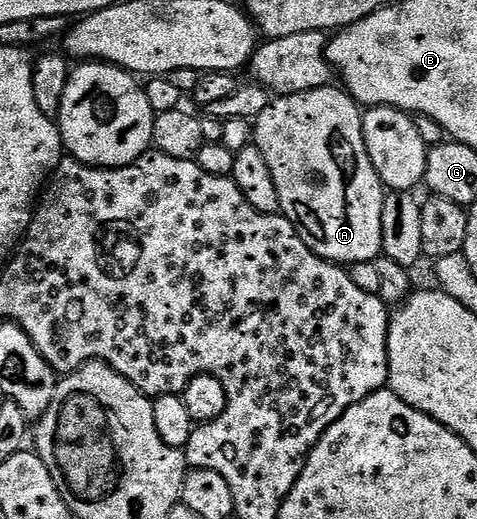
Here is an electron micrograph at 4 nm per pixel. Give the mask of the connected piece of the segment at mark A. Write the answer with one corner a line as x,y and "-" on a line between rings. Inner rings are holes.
327,86
308,90
304,94
292,94
271,99
270,105
253,121
253,144
264,154
264,162
268,162
268,170
272,170
272,182
276,182
276,194
280,194
280,212
296,226
300,238
320,258
329,260
331,264
349,266
377,261
383,255
382,251
382,215
387,193
384,191
382,179
372,166
372,158
368,158
368,146
364,146
364,126
362,125
363,109
350,93
338,86

